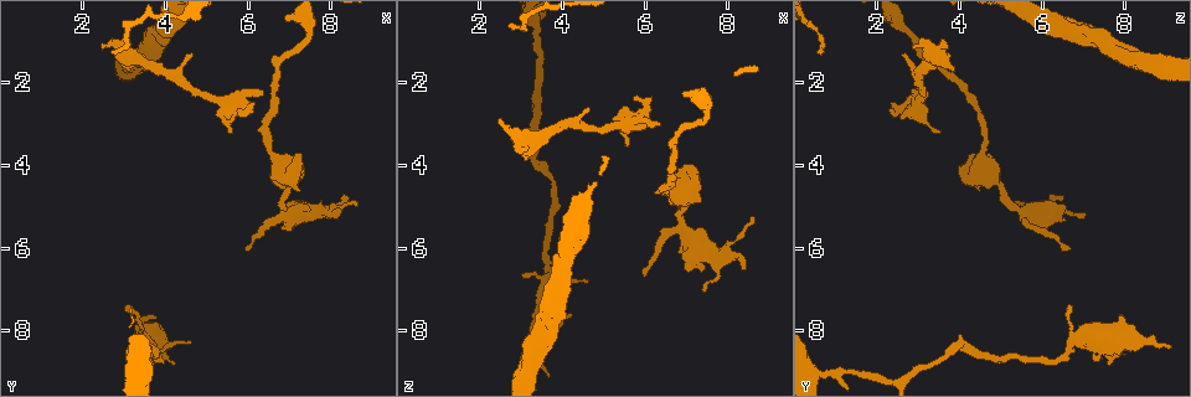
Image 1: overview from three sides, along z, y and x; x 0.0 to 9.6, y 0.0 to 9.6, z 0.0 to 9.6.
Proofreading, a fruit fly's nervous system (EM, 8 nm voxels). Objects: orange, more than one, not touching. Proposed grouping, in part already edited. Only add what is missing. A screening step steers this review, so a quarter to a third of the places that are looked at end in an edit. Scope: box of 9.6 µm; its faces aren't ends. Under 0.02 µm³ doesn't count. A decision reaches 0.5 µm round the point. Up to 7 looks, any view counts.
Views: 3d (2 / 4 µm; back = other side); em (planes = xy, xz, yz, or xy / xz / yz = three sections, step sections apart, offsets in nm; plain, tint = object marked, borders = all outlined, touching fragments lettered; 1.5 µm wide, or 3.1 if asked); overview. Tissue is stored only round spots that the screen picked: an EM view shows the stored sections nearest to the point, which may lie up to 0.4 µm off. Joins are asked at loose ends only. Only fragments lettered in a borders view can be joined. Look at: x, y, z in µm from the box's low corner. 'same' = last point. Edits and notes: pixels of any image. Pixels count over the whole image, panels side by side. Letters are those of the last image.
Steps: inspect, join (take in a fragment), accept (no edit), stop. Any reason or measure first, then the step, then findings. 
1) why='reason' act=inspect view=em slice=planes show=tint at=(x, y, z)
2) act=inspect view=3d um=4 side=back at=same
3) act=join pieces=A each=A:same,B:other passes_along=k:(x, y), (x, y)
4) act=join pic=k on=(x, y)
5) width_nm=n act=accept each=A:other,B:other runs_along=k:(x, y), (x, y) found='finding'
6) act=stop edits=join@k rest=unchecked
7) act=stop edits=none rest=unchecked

act=inspect view=em slice=xy step=4 show=borders at=(6.40, 2.25, 3.10)

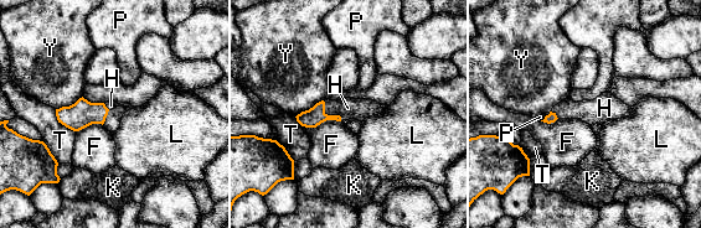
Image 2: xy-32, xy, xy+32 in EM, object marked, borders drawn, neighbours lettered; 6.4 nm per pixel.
act=join pieces=H each=F:other,H:same,K:other,L:other,P:other,T:other,Y:other passes_along=2:(315, 115), (329, 115), (348, 108) found='the cell continues'

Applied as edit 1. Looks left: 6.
why='an open end' act=inspect view=em slice=planes show=borders at=(3.70, 8.40, 9.05)

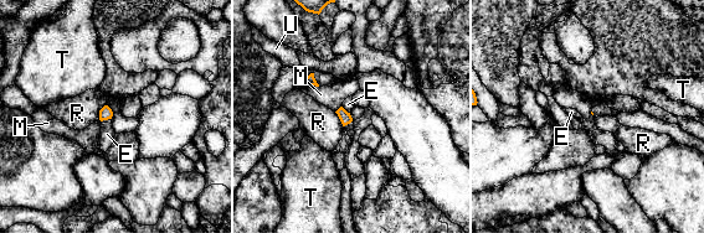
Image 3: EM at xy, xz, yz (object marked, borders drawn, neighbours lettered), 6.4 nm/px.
longest_contact=R:120nm act=accept each=E:other,M:other,R:other,T:other,U:other found='no lettered fragment goes on from it'

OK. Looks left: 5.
act=stop edits=join@2 rest=unchecked

